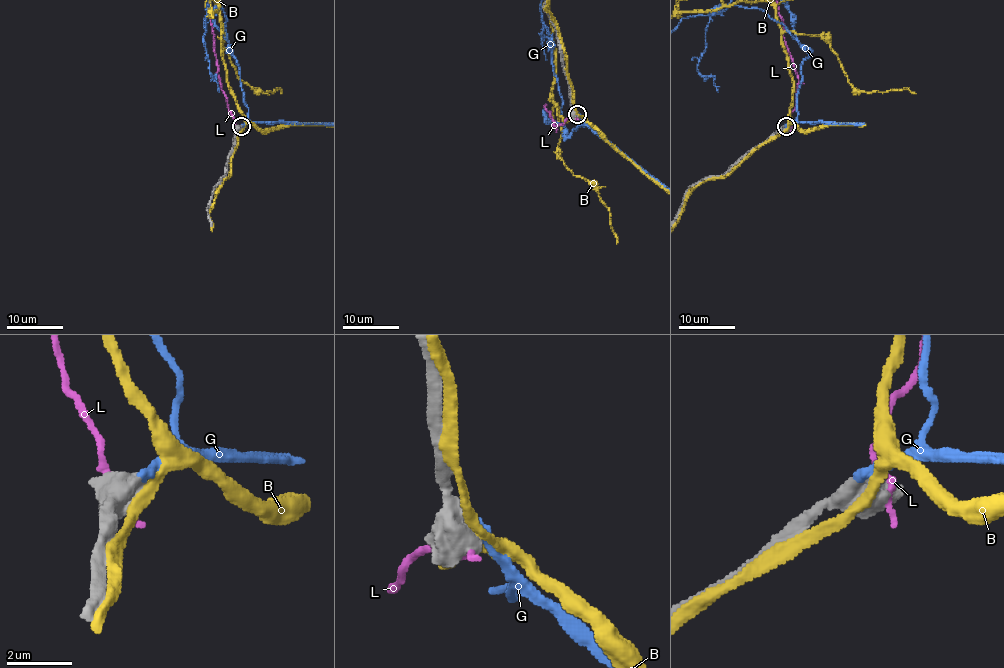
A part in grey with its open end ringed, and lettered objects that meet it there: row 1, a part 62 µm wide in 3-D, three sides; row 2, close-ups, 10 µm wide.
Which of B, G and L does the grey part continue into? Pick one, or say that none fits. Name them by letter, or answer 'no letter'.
G

